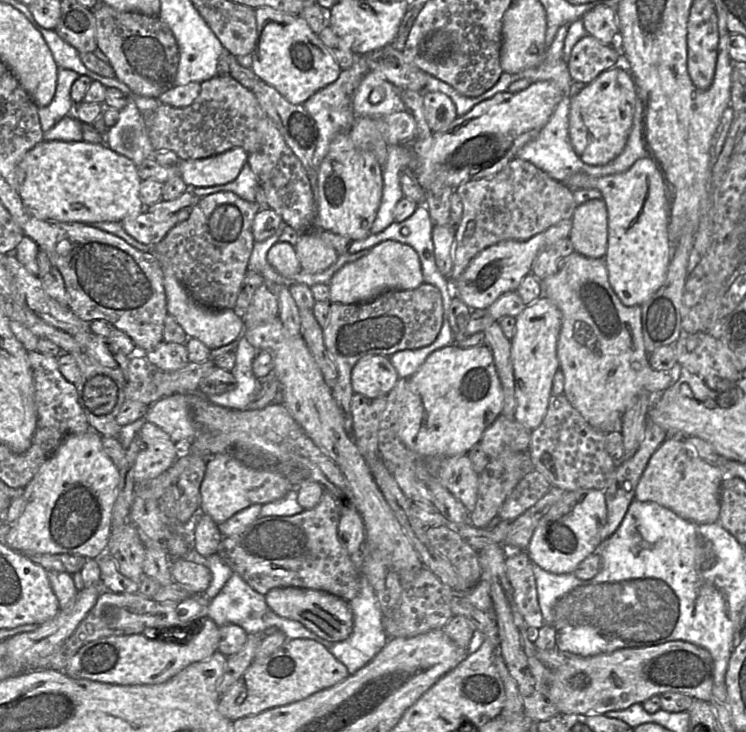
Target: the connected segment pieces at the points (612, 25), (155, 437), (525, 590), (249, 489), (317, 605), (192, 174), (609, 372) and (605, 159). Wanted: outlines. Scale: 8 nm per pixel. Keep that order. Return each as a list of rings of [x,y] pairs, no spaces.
[[[596,4],[581,18],[586,34],[604,45],[618,42],[619,27],[614,8]]]
[[[146,422],[138,433],[140,448],[134,467],[136,483],[154,479],[167,471],[180,456],[180,447],[170,436],[151,422]]]
[[[522,551],[507,558],[505,566],[508,580],[513,587],[514,601],[529,631],[529,639],[534,643],[536,633],[544,625],[544,620],[538,602],[532,563],[527,552]]]
[[[218,454],[207,459],[205,476],[200,487],[199,512],[210,516],[219,525],[252,505],[277,501],[290,490],[288,481],[278,473],[251,469],[230,455]]]
[[[275,588],[265,595],[269,608],[278,616],[303,624],[307,629],[327,640],[336,643],[346,640],[353,630],[353,612],[345,600],[332,594],[302,588]]]
[[[236,147],[208,158],[181,161],[178,168],[188,189],[218,186],[238,177],[248,155],[243,148]]]
[[[574,251],[561,262],[555,274],[541,281],[541,285],[543,289],[543,296],[549,298],[557,306],[562,314],[562,324],[557,341],[557,359],[559,362],[559,369],[564,375],[563,394],[568,399],[573,408],[581,414],[581,416],[586,420],[589,425],[603,432],[604,434],[611,433],[615,430],[621,431],[622,416],[625,413],[631,400],[641,390],[647,390],[653,394],[660,394],[678,380],[682,368],[678,363],[676,363],[674,368],[669,372],[656,371],[650,366],[648,361],[649,355],[647,354],[647,351],[645,349],[642,334],[641,306],[626,307],[621,303],[608,281],[608,274],[604,258],[589,258]]]
[[[623,61],[625,67],[612,67],[606,71],[603,71],[596,79],[586,84],[584,88],[574,97],[570,99],[570,111],[569,111],[569,136],[571,144],[577,156],[586,164],[589,165],[605,165],[615,159],[624,149],[629,133],[633,124],[633,117],[635,113],[635,105],[637,98],[637,87],[631,73],[626,69],[626,64]]]

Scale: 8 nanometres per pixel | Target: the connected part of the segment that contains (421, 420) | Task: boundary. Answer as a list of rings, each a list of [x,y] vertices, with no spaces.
[[[451,343],[432,352],[408,378],[398,421],[398,436],[411,451],[428,457],[467,453],[501,415],[503,390],[486,345],[461,348]]]

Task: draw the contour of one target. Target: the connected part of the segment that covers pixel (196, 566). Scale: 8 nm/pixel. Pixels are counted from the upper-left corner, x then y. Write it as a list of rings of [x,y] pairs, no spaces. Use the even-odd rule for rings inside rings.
[[[174,560],[170,563],[170,572],[175,582],[195,595],[205,594],[211,582],[211,573],[203,561]]]

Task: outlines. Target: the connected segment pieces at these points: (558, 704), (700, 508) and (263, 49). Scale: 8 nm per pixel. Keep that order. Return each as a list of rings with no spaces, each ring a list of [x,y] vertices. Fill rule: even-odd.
[[[680,640],[623,648],[589,657],[567,655],[563,664],[550,670],[549,694],[558,714],[604,715],[668,692],[708,701],[714,682],[711,654],[704,648]]]
[[[670,434],[651,456],[635,491],[635,499],[641,502],[654,502],[670,509],[680,518],[697,524],[715,523],[720,515],[720,488],[722,474],[718,466],[701,459],[693,447],[685,442],[689,436]]]
[[[271,7],[255,9],[257,39],[252,55],[252,71],[275,88],[288,102],[303,104],[312,95],[335,82],[342,69],[306,20]]]

